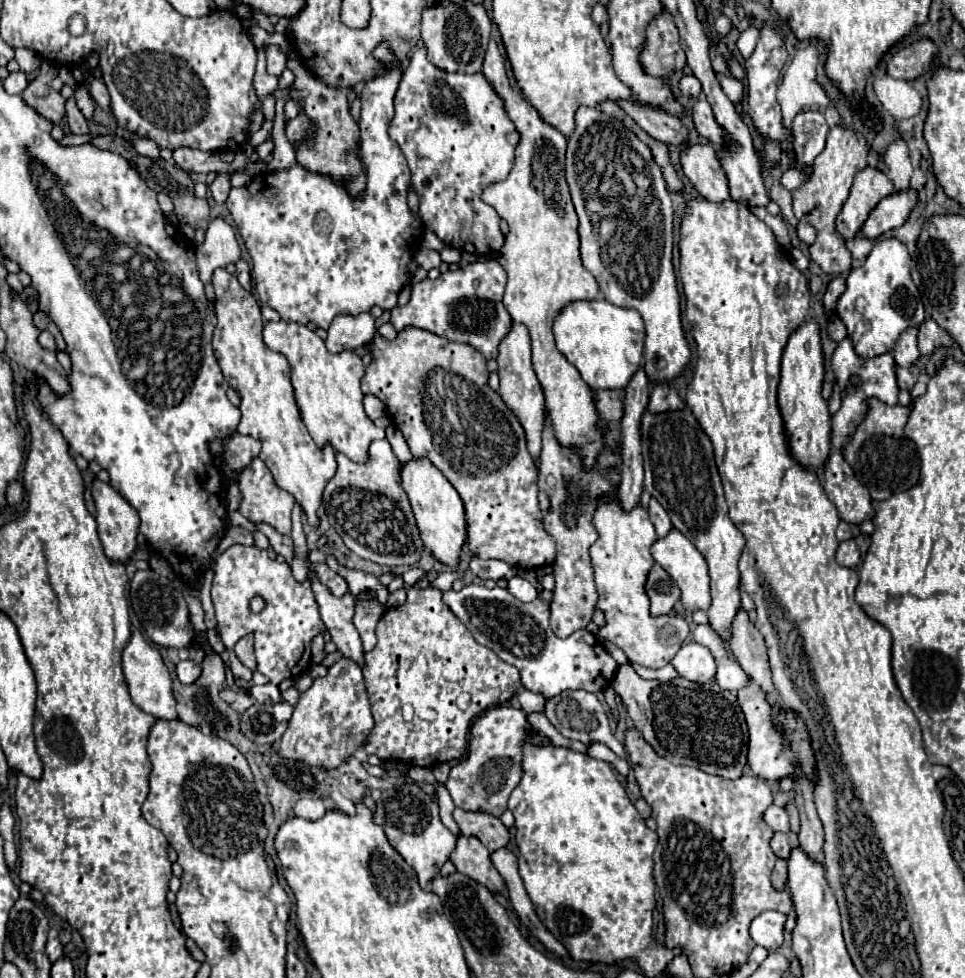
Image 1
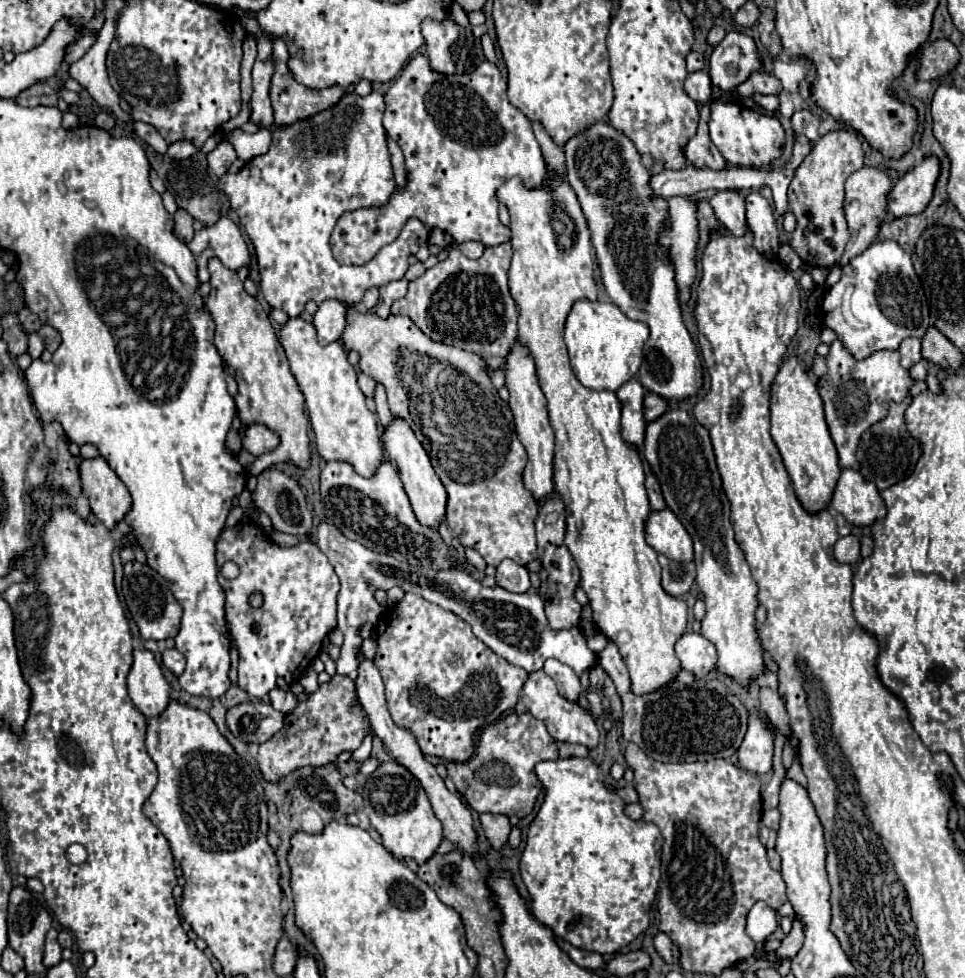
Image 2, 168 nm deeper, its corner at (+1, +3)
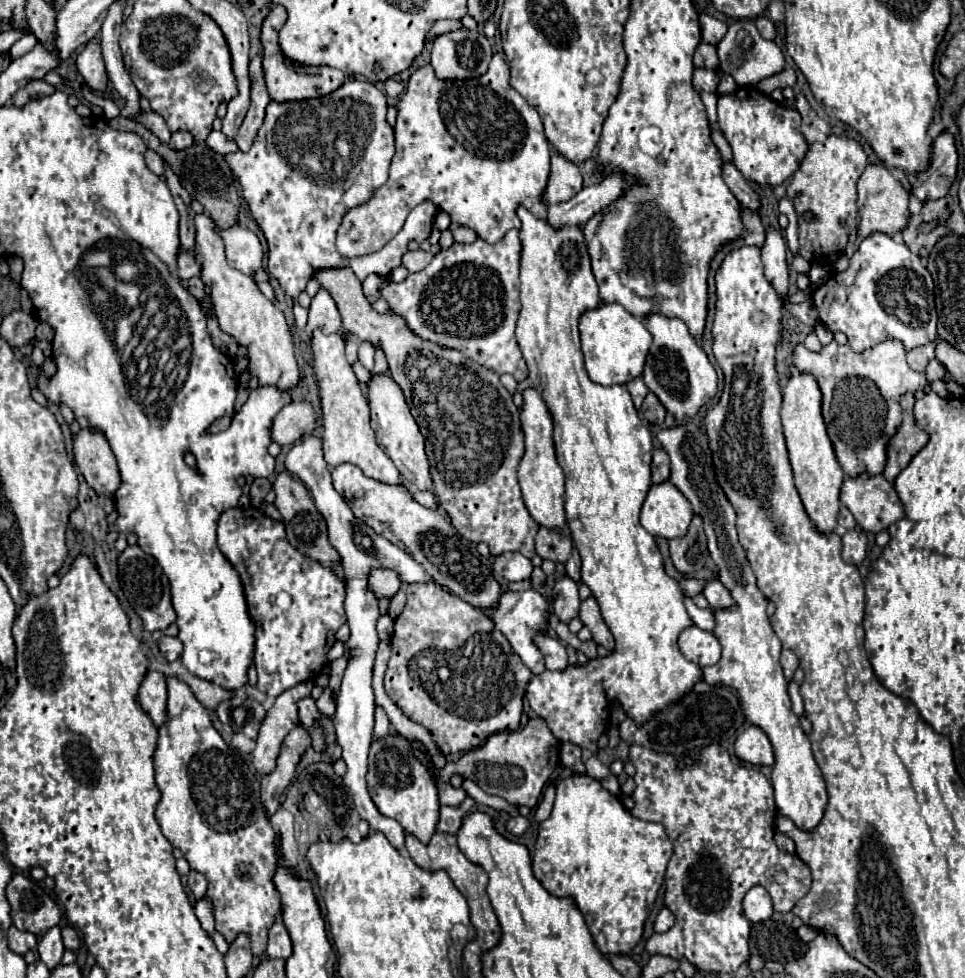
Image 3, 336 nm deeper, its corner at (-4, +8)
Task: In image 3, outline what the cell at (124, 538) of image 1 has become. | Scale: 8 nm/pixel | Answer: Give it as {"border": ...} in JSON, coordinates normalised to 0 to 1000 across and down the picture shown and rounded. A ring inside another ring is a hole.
{"border":[[[92,438],[84,440],[78,450],[76,450],[76,464],[78,464],[78,474],[80,479],[84,481],[84,485],[88,487],[90,495],[107,509],[117,509],[121,499],[125,497],[125,485],[123,485],[123,479],[121,479],[121,468],[117,466],[117,460],[111,452],[111,448],[101,442],[96,444]]]}

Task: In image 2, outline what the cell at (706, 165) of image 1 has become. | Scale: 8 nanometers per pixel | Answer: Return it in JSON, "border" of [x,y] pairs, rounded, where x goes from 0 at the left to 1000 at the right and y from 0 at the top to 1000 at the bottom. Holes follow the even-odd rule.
{"border":[[[746,195],[736,203],[736,210],[742,218],[742,222],[750,228],[750,232],[763,240],[769,242],[775,236],[773,228],[773,214],[771,214],[771,203],[761,197],[761,195]]]}

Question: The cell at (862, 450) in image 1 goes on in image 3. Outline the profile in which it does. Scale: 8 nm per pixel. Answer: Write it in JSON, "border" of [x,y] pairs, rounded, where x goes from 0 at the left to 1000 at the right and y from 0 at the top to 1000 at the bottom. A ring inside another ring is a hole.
{"border":[[[938,401],[934,405],[934,419],[936,419],[936,431],[930,438],[927,446],[919,454],[919,474],[915,481],[917,491],[925,493],[930,485],[946,470],[946,466],[961,454],[963,446],[950,438],[946,427],[946,413],[948,405],[946,401]]]}

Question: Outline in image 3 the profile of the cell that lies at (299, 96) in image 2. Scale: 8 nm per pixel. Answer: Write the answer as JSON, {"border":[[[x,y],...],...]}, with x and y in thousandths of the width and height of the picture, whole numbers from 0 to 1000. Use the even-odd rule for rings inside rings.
{"border":[[[283,6],[279,16],[273,22],[273,33],[270,33],[270,45],[273,45],[273,72],[275,72],[275,84],[277,84],[277,92],[281,102],[287,104],[299,104],[299,102],[320,102],[320,100],[328,100],[328,98],[337,98],[347,94],[358,82],[360,78],[349,72],[349,70],[341,70],[341,67],[333,67],[333,70],[310,70],[304,65],[297,65],[297,59],[291,55],[287,37],[291,27],[297,20],[297,12],[293,6]]]}

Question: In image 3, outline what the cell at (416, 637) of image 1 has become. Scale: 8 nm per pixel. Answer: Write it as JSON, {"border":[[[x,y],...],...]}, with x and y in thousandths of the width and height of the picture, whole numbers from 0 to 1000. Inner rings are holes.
{"border":[[[420,597],[420,605],[422,618],[409,634],[405,652],[407,665],[399,687],[401,712],[422,734],[440,742],[449,751],[449,757],[459,771],[486,769],[513,748],[536,746],[544,703],[552,689],[540,679],[525,652],[515,646],[509,632],[453,597]]]}

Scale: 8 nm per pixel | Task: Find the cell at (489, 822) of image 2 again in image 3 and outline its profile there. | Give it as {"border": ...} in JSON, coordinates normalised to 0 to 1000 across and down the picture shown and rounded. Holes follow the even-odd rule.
{"border":[[[542,834],[525,838],[525,851],[530,851],[532,855],[540,855],[546,847],[548,847],[548,838],[542,836]]]}

